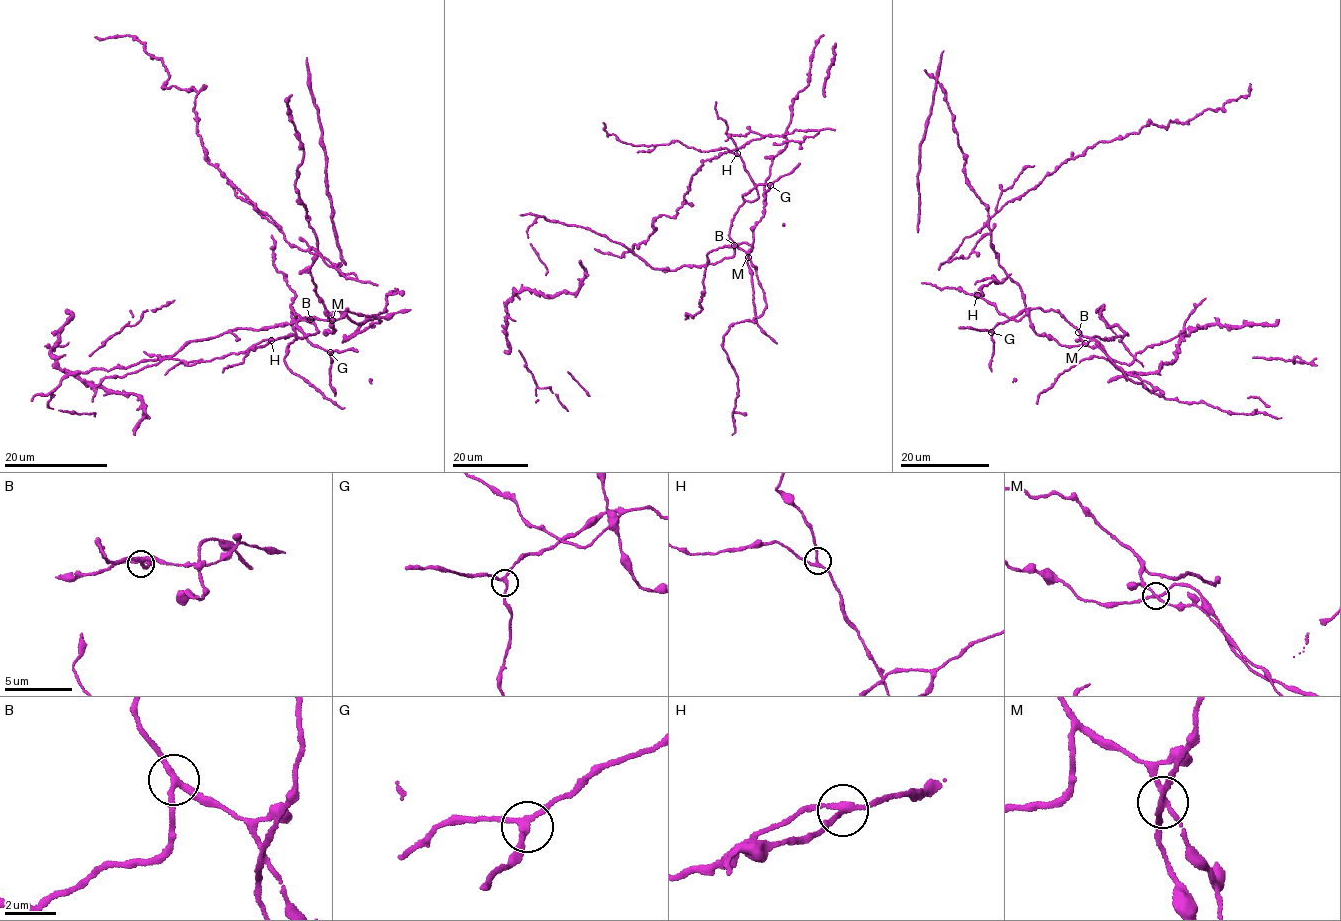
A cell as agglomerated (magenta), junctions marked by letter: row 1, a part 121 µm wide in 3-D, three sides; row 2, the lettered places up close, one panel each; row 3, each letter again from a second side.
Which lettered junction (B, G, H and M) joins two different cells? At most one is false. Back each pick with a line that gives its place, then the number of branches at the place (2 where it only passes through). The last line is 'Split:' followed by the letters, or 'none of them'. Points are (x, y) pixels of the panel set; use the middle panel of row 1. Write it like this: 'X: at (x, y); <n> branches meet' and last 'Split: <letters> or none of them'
M: at (748, 257); 4 branches meet
Split: M

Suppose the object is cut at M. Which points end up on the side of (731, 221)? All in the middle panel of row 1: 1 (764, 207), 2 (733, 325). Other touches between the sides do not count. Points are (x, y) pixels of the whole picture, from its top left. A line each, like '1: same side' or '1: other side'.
1: other side
2: same side

